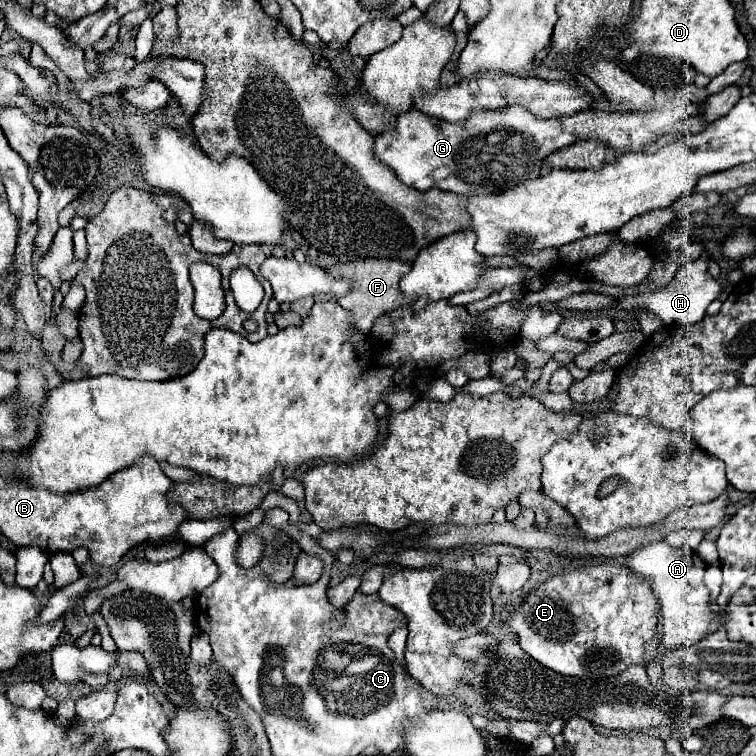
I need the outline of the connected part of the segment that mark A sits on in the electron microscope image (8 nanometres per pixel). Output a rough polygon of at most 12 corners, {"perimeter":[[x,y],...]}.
{"perimeter":[[664,540],[628,566],[662,600],[662,644],[700,642],[716,624],[706,562]]}

